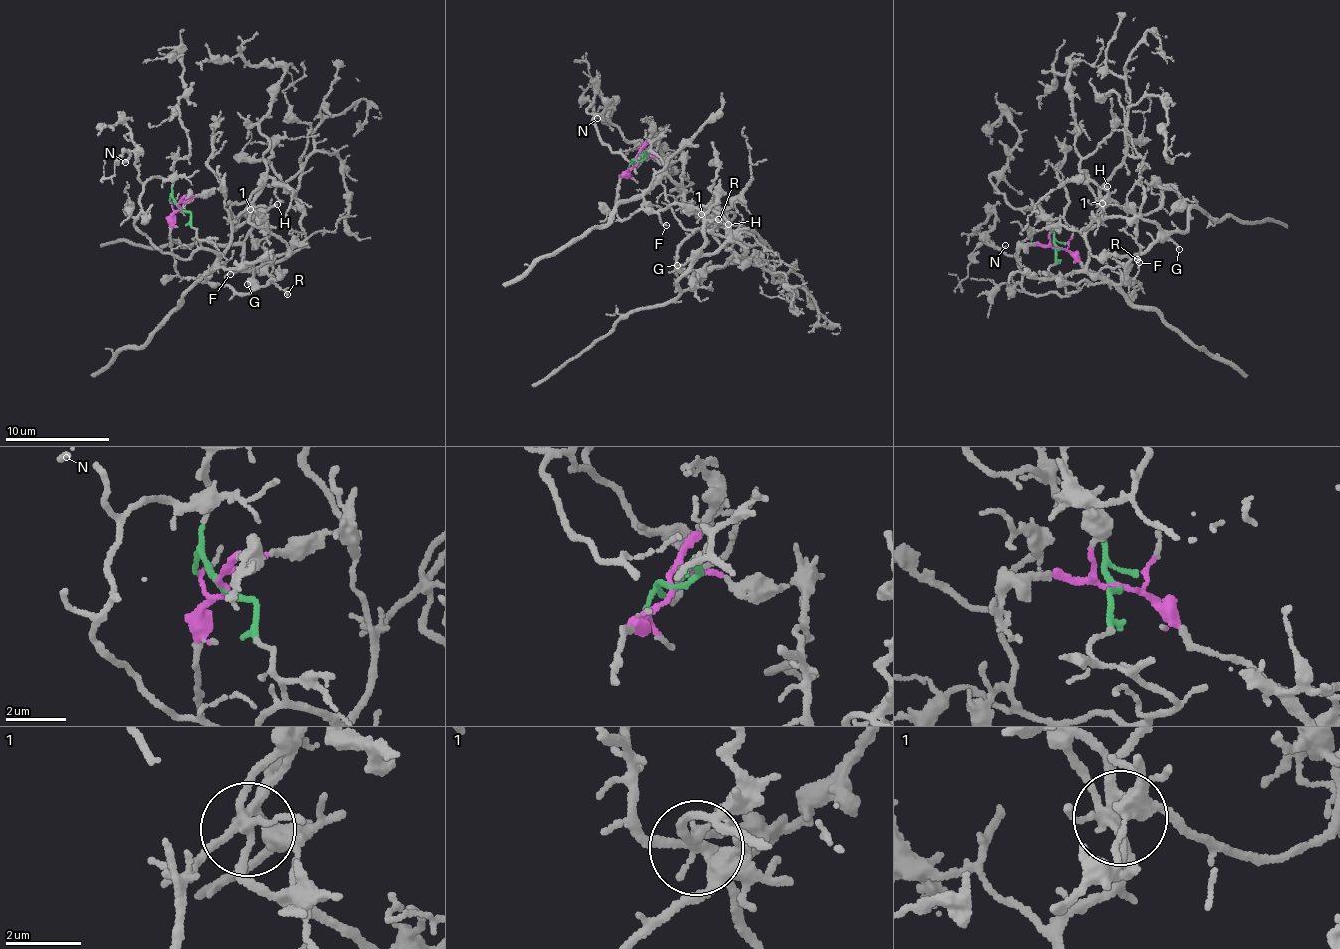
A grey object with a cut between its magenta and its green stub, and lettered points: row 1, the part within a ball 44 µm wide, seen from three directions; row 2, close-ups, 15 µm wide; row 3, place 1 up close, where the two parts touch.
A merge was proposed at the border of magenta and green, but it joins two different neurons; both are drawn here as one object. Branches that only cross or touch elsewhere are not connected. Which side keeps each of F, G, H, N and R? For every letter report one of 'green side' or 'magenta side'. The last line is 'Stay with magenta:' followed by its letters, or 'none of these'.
F: magenta side
G: magenta side
H: green side
N: green side
R: magenta side
Stay with magenta: F, G, R

